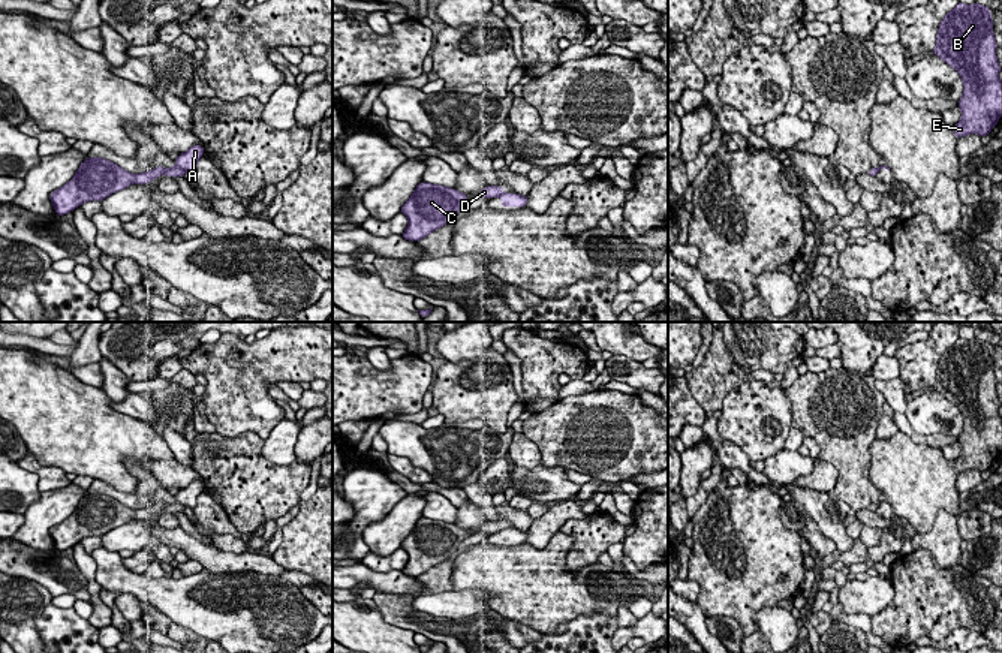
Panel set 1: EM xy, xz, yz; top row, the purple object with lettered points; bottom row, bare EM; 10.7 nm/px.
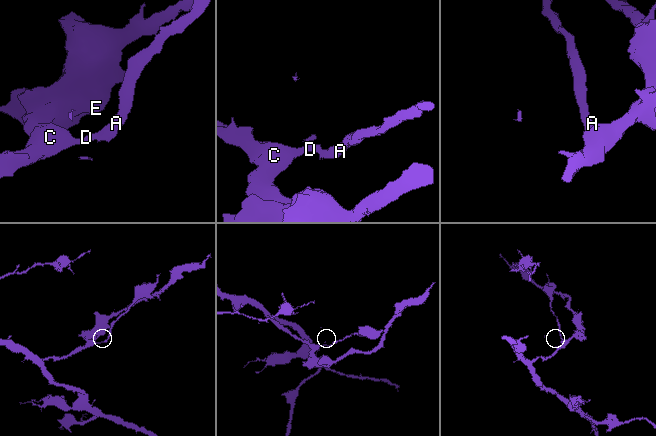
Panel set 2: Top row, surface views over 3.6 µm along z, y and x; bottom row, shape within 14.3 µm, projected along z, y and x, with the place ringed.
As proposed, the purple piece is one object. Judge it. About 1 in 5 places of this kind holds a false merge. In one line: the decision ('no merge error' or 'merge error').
merge error

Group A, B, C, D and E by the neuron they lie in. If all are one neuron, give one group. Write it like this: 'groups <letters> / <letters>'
groups A / B C D E

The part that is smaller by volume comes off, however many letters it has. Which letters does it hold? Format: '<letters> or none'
A

